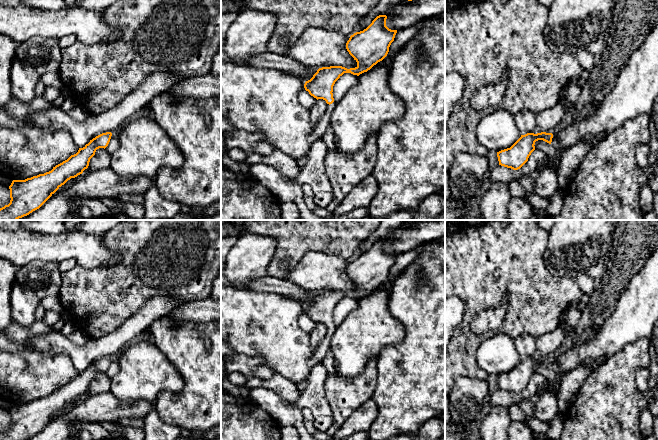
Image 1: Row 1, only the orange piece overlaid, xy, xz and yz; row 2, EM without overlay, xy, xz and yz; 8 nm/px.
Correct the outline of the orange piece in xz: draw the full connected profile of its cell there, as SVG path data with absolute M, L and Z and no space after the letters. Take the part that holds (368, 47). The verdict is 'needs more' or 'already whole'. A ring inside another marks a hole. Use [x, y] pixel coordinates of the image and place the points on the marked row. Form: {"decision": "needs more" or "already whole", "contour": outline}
{"decision": "needs more", "contour": "M379 15L366 29L350 36L346 43L346 49L357 62L355 68L322 67L317 70L310 80L305 82L304 88L311 96L317 100L323 99L327 103L325 114L319 120L315 130L308 135L309 145L321 138L331 123L332 112L336 106L332 93L335 82L344 73L359 76L367 72L387 56L397 30L389 29L386 26L386 19L386 15Z"}

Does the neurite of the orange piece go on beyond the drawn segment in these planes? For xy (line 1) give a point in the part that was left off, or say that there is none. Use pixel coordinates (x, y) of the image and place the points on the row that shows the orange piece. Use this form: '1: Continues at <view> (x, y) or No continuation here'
1: No continuation here

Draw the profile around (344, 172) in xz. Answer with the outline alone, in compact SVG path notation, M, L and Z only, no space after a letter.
M372 134L356 154L345 155L335 148L325 157L325 174L331 184L333 200L341 202L350 191L372 174L377 159L377 137Z

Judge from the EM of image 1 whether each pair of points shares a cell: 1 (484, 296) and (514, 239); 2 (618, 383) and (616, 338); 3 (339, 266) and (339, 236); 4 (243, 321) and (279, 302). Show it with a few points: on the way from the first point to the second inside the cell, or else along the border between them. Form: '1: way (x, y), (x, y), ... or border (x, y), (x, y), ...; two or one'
1: way (486, 282), (486, 272), (505, 253); one
2: border (637, 339), (625, 344), (607, 358); two
3: border (316, 251), (350, 259); two
4: way (252, 317), (264, 317), (270, 311); one

